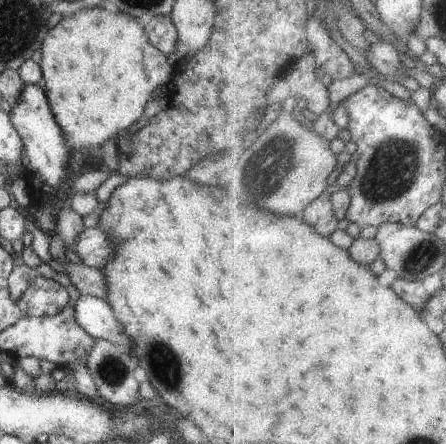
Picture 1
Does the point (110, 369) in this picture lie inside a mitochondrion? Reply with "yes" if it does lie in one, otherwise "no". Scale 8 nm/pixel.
yes

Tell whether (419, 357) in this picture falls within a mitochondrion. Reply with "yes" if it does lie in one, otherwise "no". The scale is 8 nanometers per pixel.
no

